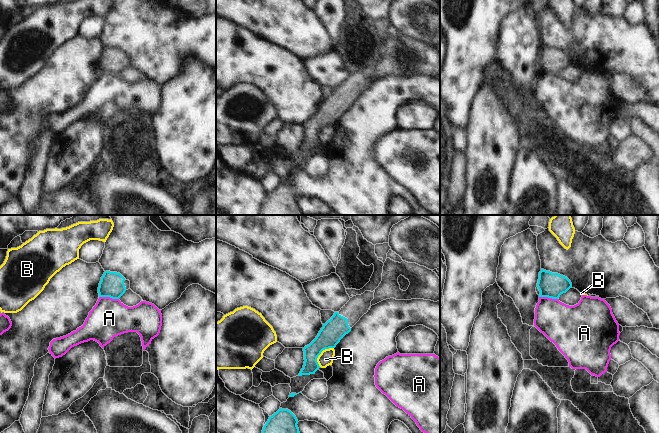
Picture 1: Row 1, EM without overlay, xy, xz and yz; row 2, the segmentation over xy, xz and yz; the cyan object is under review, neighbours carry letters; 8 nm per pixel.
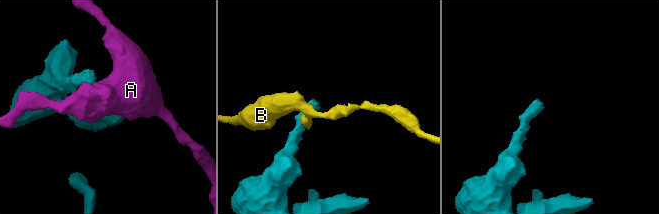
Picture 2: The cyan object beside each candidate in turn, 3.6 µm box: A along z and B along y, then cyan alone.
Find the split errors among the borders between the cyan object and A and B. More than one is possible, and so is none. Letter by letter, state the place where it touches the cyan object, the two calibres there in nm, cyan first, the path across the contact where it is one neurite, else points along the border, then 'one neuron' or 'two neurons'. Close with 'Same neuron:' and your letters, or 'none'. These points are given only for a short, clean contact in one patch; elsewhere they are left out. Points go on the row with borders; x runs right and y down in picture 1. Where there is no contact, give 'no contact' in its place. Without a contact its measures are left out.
A: xy (109, 296) | 190/300 nm | along xy (99, 296), (109, 296), (118, 299) | two neurons
B: xz (320, 353) | 180/120 nm | along xz (333, 347), (324, 349), (318, 356), (317, 363), (319, 366) | two neurons
Same neuron: none

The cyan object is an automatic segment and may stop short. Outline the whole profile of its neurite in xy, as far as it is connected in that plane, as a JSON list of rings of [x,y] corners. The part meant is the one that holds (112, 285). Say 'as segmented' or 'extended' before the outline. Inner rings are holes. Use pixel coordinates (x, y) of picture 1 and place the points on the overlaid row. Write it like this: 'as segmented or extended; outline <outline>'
extended; outline [[[105,271],[98,287],[99,297],[119,299],[126,290],[130,289],[130,281],[120,273]]]

